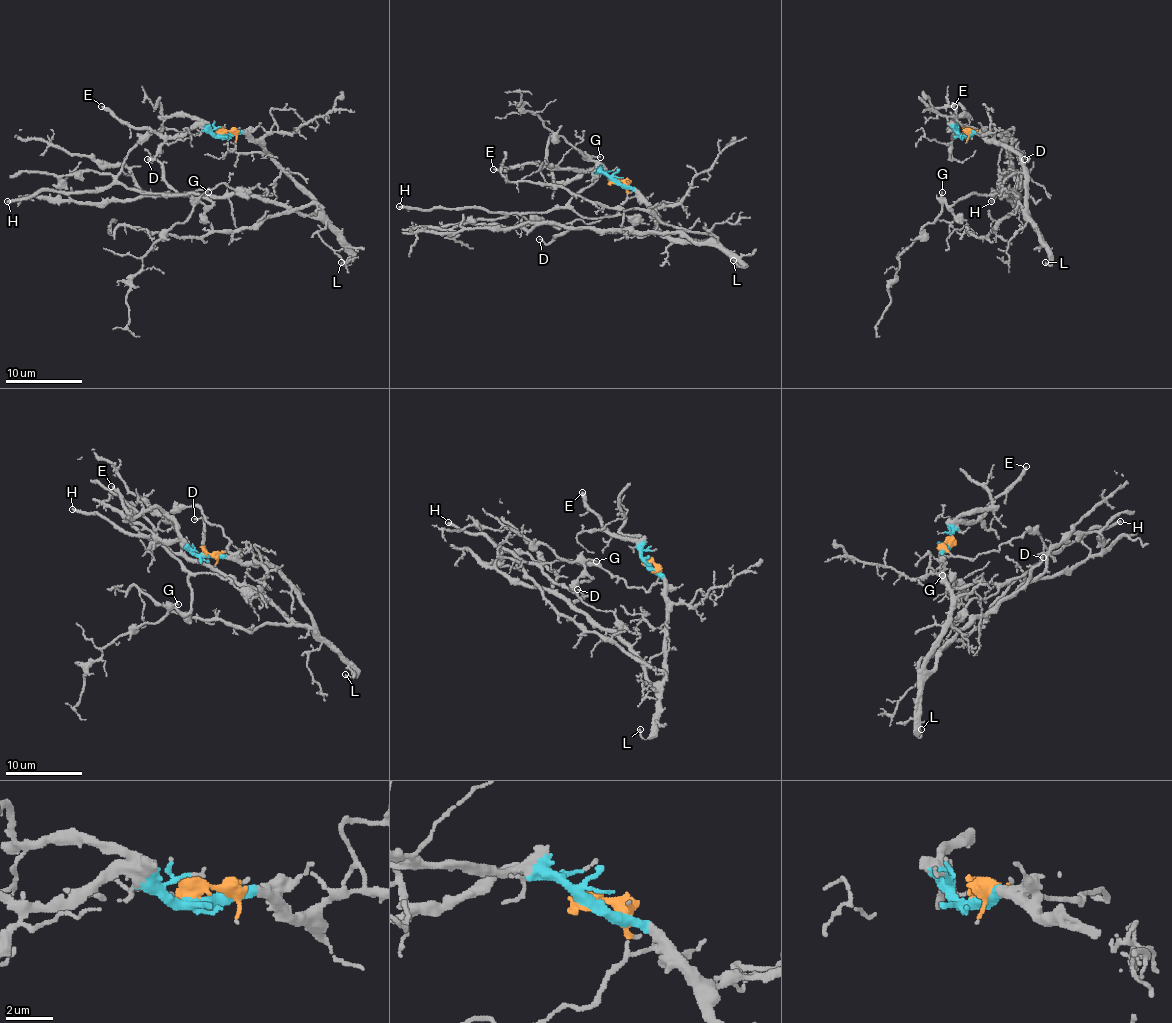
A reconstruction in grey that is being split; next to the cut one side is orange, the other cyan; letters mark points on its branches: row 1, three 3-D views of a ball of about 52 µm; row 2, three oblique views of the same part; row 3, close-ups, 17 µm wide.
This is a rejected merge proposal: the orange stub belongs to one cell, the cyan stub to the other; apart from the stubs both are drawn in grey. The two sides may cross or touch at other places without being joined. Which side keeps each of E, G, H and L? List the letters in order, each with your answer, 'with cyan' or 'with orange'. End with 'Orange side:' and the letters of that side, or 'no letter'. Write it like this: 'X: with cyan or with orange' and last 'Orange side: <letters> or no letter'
E: with cyan
G: with orange
H: with orange
L: with cyan
Orange side: G, H

